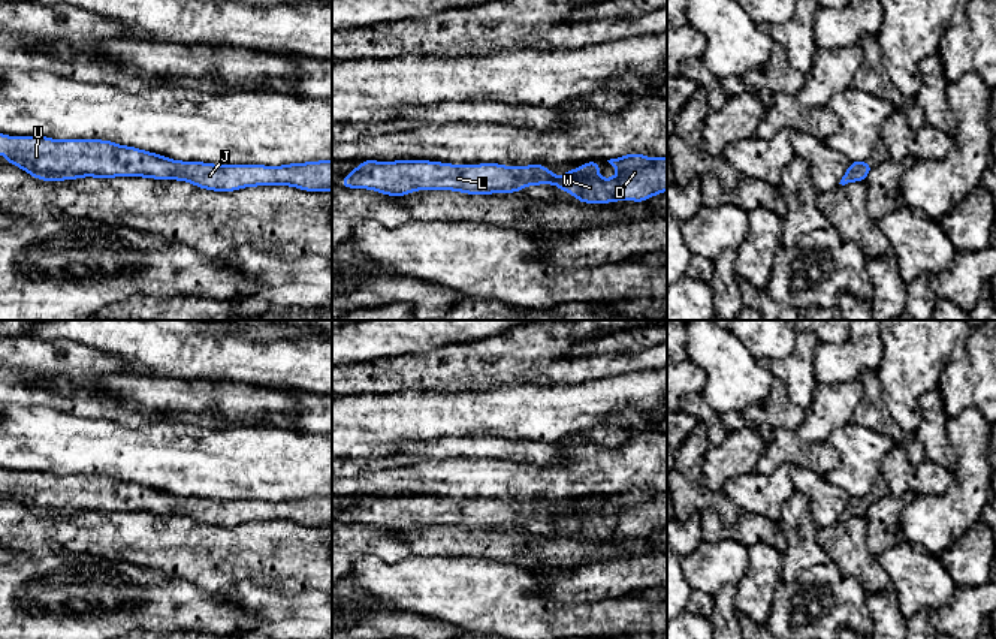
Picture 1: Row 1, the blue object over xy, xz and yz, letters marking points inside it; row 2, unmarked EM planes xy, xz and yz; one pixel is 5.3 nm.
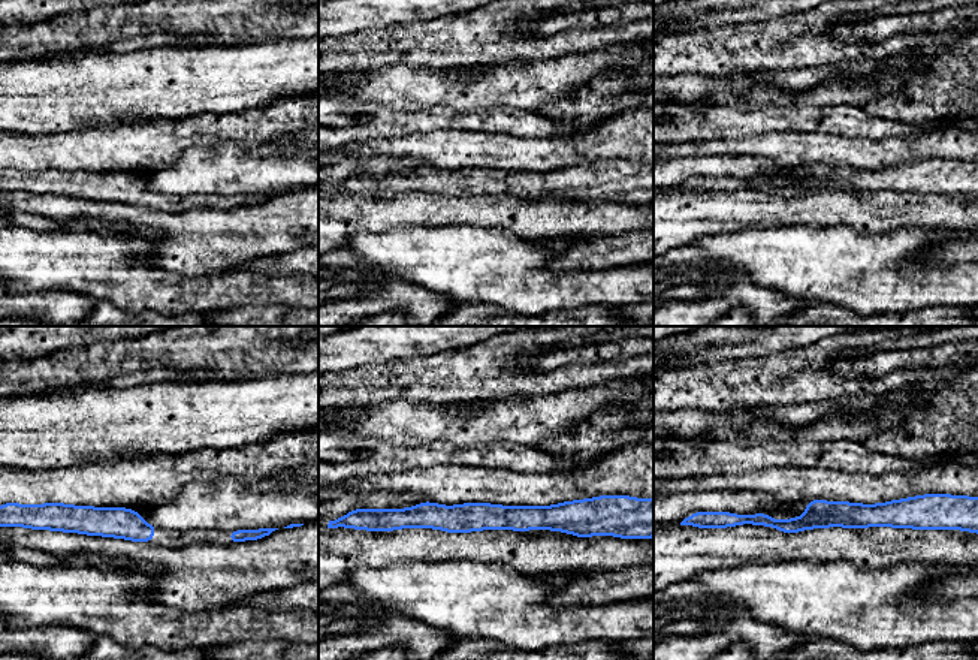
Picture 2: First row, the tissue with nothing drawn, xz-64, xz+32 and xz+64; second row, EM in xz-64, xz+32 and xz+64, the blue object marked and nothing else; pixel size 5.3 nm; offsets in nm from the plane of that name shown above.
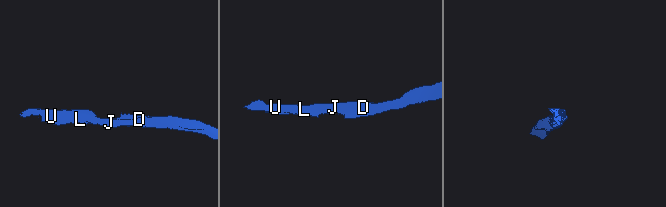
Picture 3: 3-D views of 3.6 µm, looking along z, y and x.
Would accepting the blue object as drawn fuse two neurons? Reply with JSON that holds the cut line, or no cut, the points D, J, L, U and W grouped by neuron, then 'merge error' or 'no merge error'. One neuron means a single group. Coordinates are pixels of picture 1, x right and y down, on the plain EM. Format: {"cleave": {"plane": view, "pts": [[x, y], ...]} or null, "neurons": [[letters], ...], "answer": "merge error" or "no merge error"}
{"cleave": null, "neurons": [["D", "J", "L", "U", "W"]], "answer": "no merge error"}

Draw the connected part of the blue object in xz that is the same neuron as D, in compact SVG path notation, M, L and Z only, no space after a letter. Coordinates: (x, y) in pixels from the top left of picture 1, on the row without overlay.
M628 489L607 495L619 506L619 512L601 515L598 512L600 500L597 495L588 497L583 501L564 507L559 516L556 510L543 500L529 500L525 503L510 503L495 498L486 500L446 500L440 497L425 495L398 495L398 497L362 497L351 509L344 510L341 524L362 522L377 525L389 531L404 531L413 525L456 525L470 530L477 528L517 528L523 521L555 519L559 525L567 525L574 530L579 537L609 539L612 536L639 536L645 537L654 530L667 525L667 492L649 494L643 489Z

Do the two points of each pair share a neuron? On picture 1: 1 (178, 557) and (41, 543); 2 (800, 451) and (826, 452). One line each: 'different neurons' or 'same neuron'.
1: same neuron
2: same neuron

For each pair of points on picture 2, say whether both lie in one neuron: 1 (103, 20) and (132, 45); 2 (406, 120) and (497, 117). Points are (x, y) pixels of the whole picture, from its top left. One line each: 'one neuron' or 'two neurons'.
1: two neurons
2: one neuron

